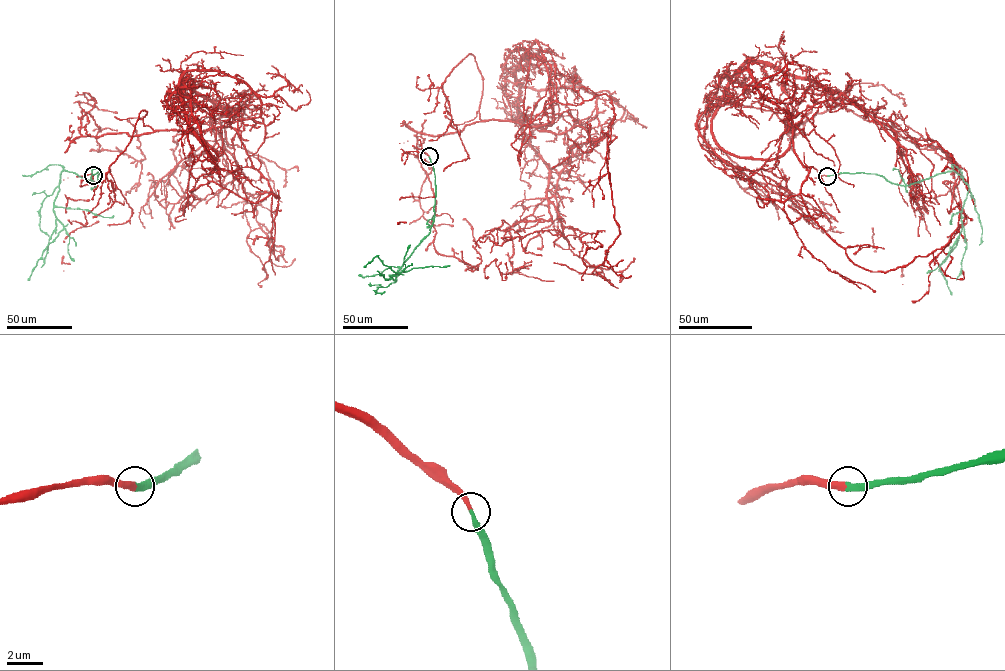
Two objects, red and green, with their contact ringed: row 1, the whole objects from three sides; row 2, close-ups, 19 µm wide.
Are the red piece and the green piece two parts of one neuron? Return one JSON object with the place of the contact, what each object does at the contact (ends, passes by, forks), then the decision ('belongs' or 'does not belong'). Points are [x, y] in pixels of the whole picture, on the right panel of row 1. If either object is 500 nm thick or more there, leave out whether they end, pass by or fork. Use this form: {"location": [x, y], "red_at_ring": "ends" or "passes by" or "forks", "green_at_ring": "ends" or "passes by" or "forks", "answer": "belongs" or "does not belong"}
{"location": [827, 176], "red_at_ring": "ends", "green_at_ring": "ends", "answer": "belongs"}

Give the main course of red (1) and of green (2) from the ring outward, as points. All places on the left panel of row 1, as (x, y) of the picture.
1: (93, 175), (71, 224), (115, 200), (142, 110), (231, 127), (283, 247), (246, 238), (261, 286)
2: (93, 175), (99, 172), (96, 183), (74, 172), (62, 172), (53, 212), (63, 228), (43, 251), (27, 280)

